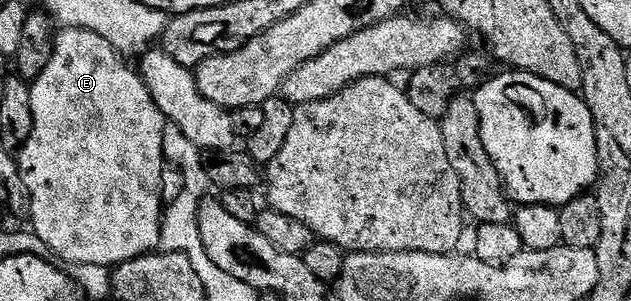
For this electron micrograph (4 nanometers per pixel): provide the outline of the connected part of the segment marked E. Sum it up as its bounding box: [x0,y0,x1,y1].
[18,28,166,267]

